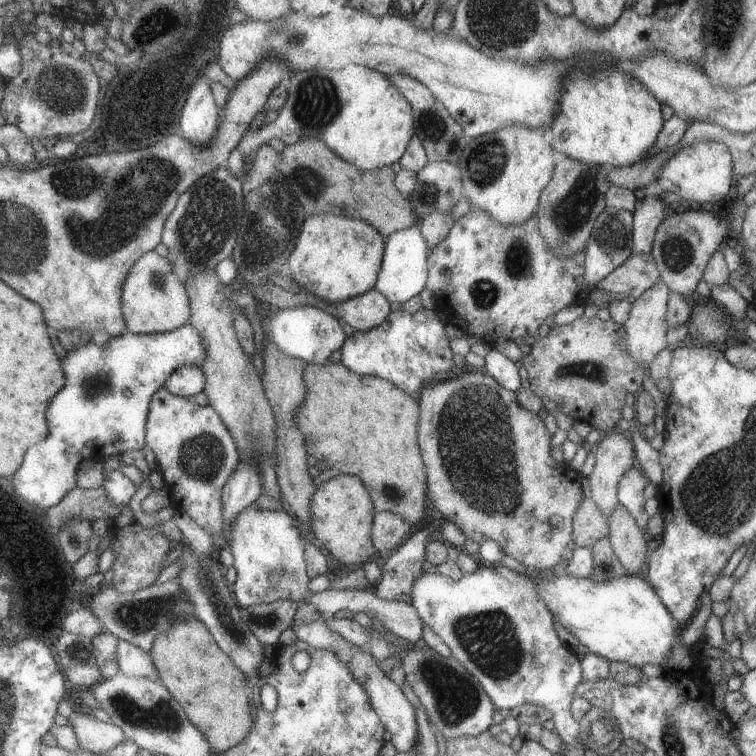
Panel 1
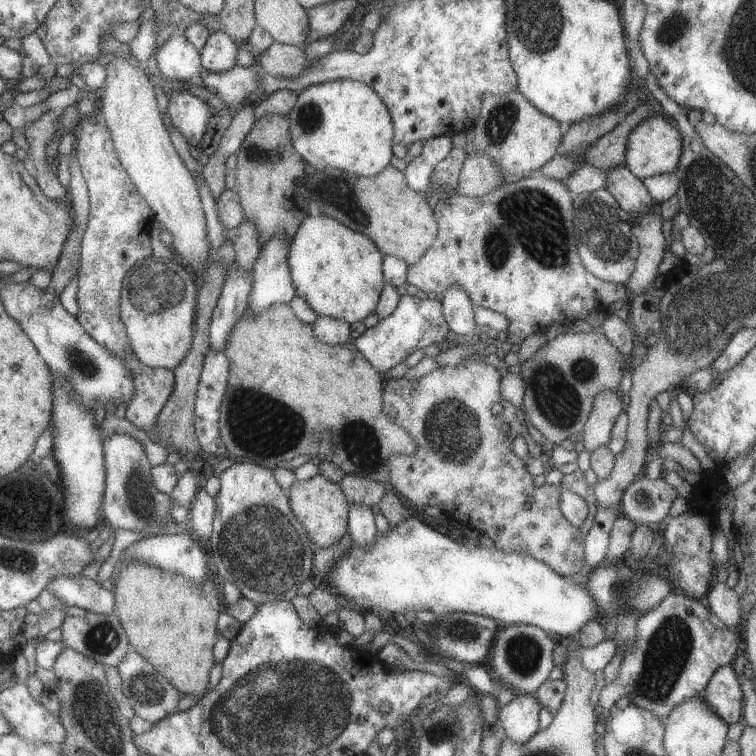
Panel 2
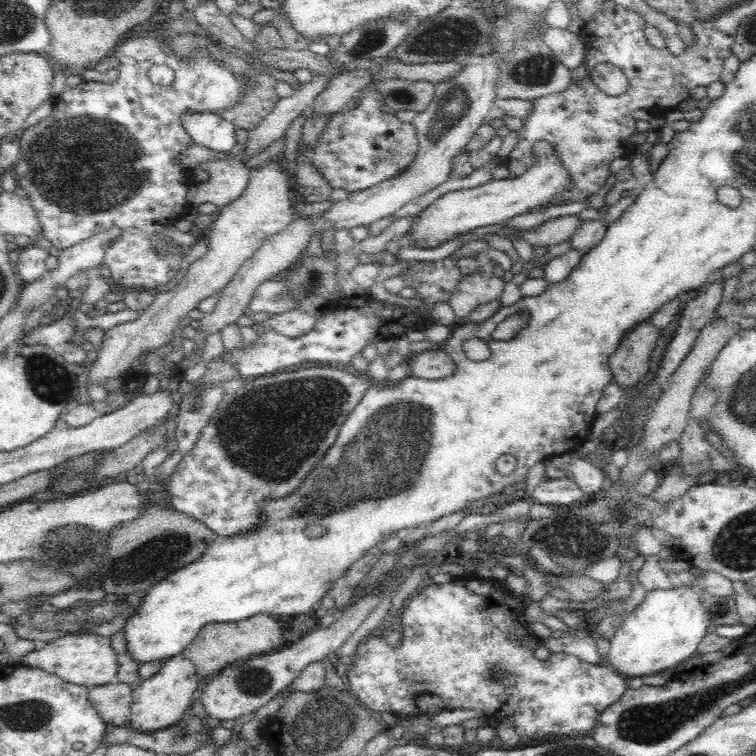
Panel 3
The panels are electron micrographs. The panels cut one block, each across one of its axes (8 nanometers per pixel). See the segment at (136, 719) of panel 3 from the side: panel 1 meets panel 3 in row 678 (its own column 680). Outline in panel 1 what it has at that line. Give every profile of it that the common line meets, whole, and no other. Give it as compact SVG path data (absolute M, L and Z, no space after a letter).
M696 142L693 146L684 146L680 152L668 160L664 170L660 170L656 182L666 191L678 194L688 205L711 207L734 192L736 182L734 158L730 148L720 142Z

